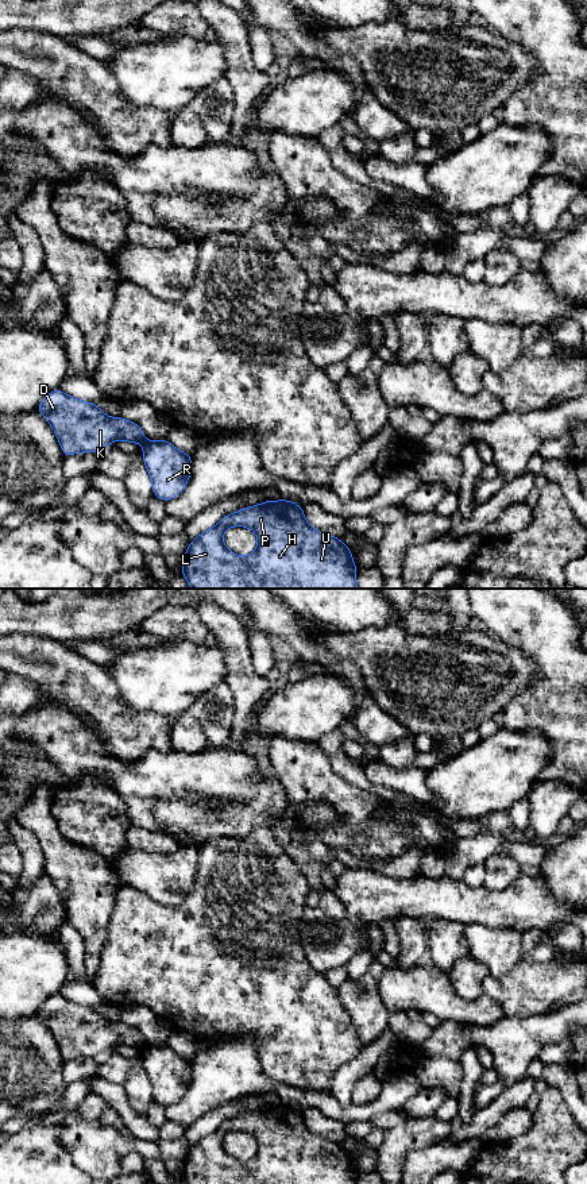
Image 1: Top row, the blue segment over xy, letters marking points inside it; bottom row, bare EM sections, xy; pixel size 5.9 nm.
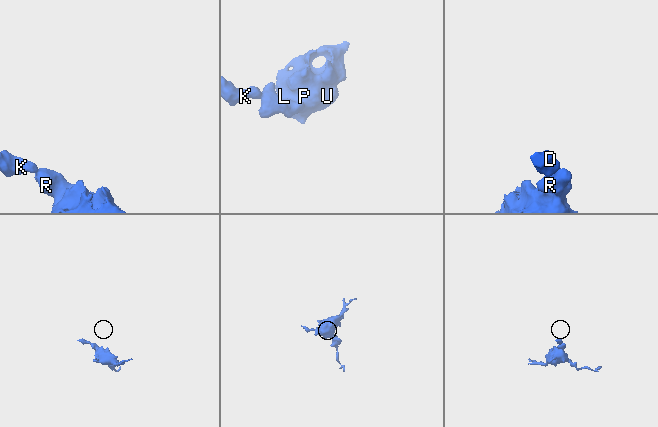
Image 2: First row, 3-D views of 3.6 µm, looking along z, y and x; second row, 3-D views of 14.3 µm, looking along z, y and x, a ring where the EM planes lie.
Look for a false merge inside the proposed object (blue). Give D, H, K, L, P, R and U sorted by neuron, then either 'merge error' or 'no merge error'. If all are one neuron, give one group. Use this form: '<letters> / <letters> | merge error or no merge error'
D K / H L P R U | merge error

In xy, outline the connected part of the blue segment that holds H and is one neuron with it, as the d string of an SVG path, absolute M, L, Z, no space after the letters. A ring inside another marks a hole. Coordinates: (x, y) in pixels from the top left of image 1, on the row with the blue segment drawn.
M279 500L279 501L264 501L255 506L248 506L248 508L236 510L235 513L231 513L223 517L213 528L200 533L188 545L188 549L182 560L181 575L188 581L192 589L358 589L356 572L358 572L358 568L352 560L352 549L350 549L340 539L312 528L306 522L305 513L300 504L291 502L289 500ZM231 527L246 527L255 532L258 537L258 547L251 555L239 556L224 545L223 535Z

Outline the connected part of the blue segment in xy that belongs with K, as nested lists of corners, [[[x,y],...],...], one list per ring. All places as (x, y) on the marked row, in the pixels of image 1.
[[[59,387],[47,393],[36,410],[51,425],[65,458],[80,452],[94,454],[115,440],[146,441],[138,423],[108,417],[96,404],[73,398]]]

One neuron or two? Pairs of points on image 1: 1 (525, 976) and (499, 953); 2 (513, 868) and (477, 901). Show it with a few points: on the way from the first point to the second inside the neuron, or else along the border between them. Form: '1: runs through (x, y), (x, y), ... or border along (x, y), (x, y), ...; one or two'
1: border along (520, 959), (505, 974), (499, 976), (489, 975); two
2: border along (518, 878), (504, 890), (489, 891), (482, 886); two

